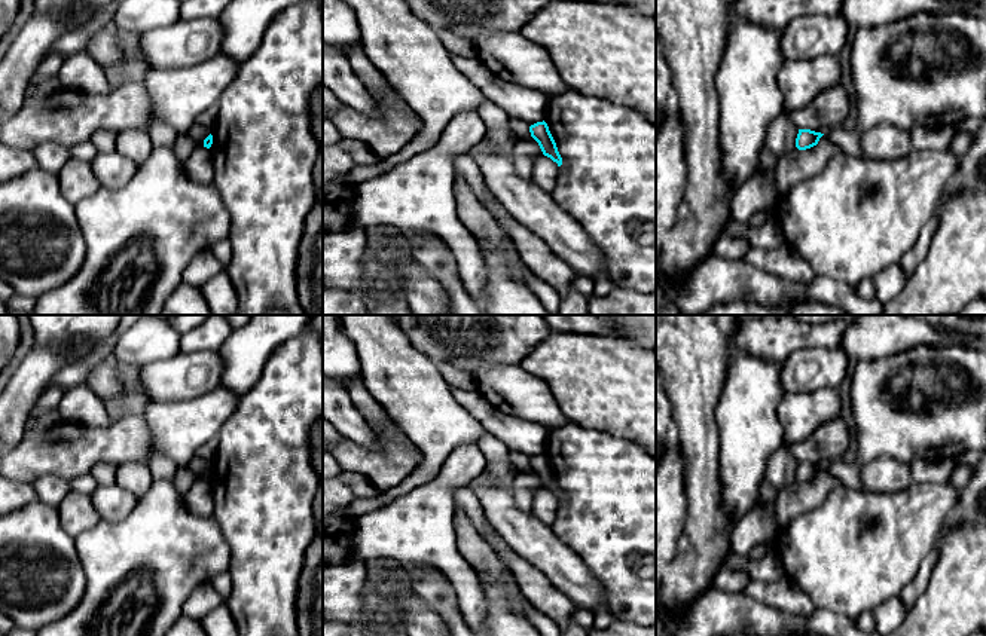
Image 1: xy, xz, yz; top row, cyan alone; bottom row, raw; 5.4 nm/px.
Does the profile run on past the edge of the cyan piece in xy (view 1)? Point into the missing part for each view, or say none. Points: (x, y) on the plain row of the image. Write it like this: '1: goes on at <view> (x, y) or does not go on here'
1: does not go on here

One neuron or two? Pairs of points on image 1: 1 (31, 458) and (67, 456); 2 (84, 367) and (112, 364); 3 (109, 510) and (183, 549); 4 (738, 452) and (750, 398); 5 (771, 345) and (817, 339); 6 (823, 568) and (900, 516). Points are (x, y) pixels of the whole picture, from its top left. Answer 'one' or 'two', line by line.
1: one
2: two
3: two
4: one
5: one
6: one

